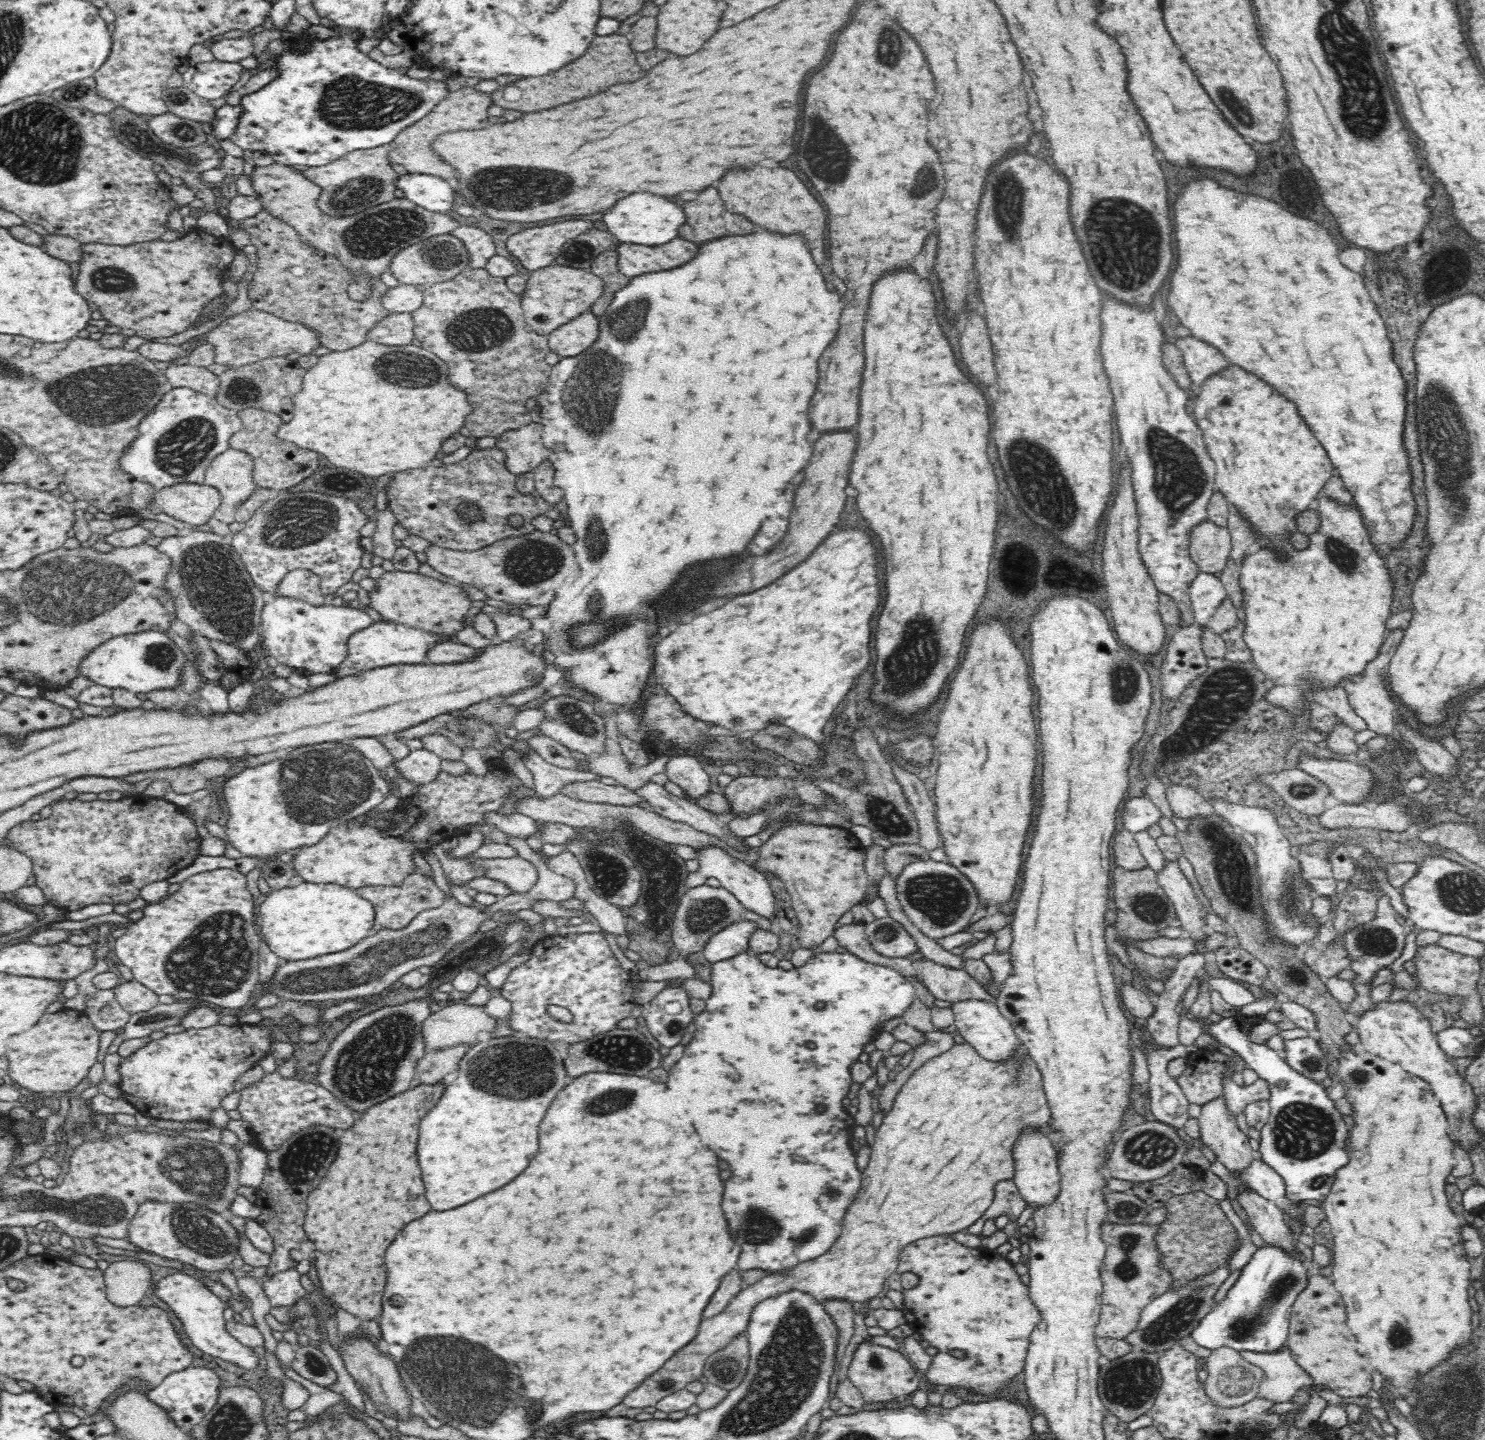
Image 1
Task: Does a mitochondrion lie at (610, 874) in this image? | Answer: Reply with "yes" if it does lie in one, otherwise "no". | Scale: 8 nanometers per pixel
yes

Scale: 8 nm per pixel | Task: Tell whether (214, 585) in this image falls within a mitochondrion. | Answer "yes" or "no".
yes

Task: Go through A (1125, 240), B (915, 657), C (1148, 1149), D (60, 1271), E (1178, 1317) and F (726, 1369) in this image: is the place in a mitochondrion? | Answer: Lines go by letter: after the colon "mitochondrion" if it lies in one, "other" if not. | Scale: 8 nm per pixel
A: mitochondrion
B: mitochondrion
C: mitochondrion
D: other
E: mitochondrion
F: mitochondrion

